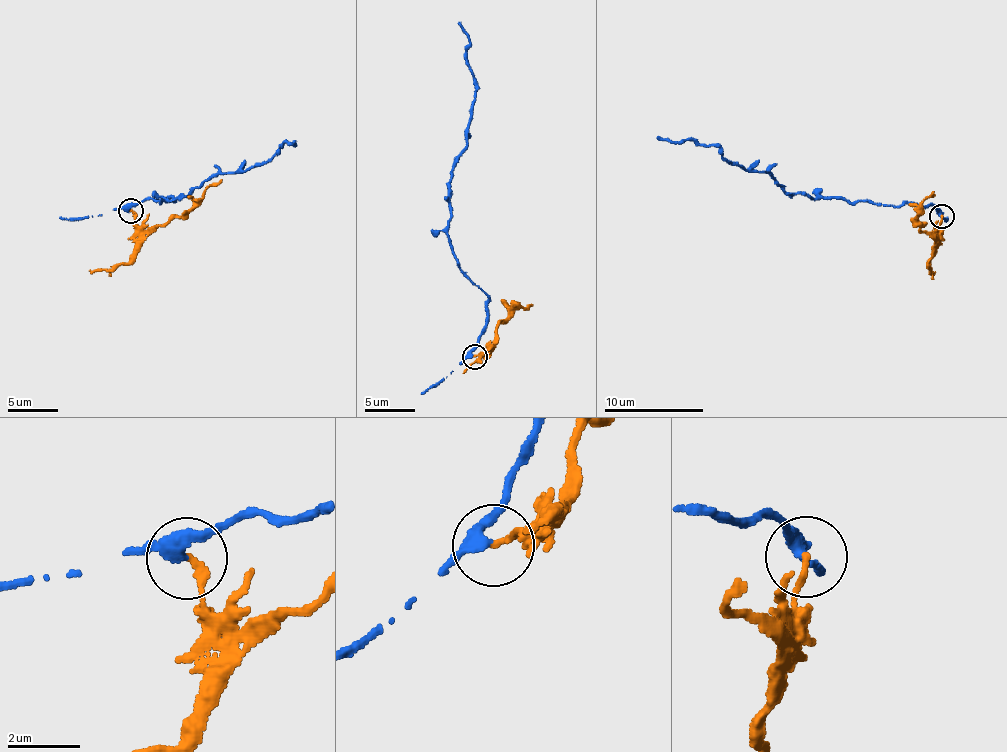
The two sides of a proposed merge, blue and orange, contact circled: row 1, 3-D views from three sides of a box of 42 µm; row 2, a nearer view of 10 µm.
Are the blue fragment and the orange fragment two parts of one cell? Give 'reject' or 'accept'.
reject

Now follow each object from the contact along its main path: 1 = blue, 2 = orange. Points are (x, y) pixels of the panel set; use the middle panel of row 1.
1: (475, 355), (486, 299), (456, 260), (448, 221), (475, 89), (469, 33), (458, 21)
2: (475, 355), (485, 349), (514, 307), (530, 303)

